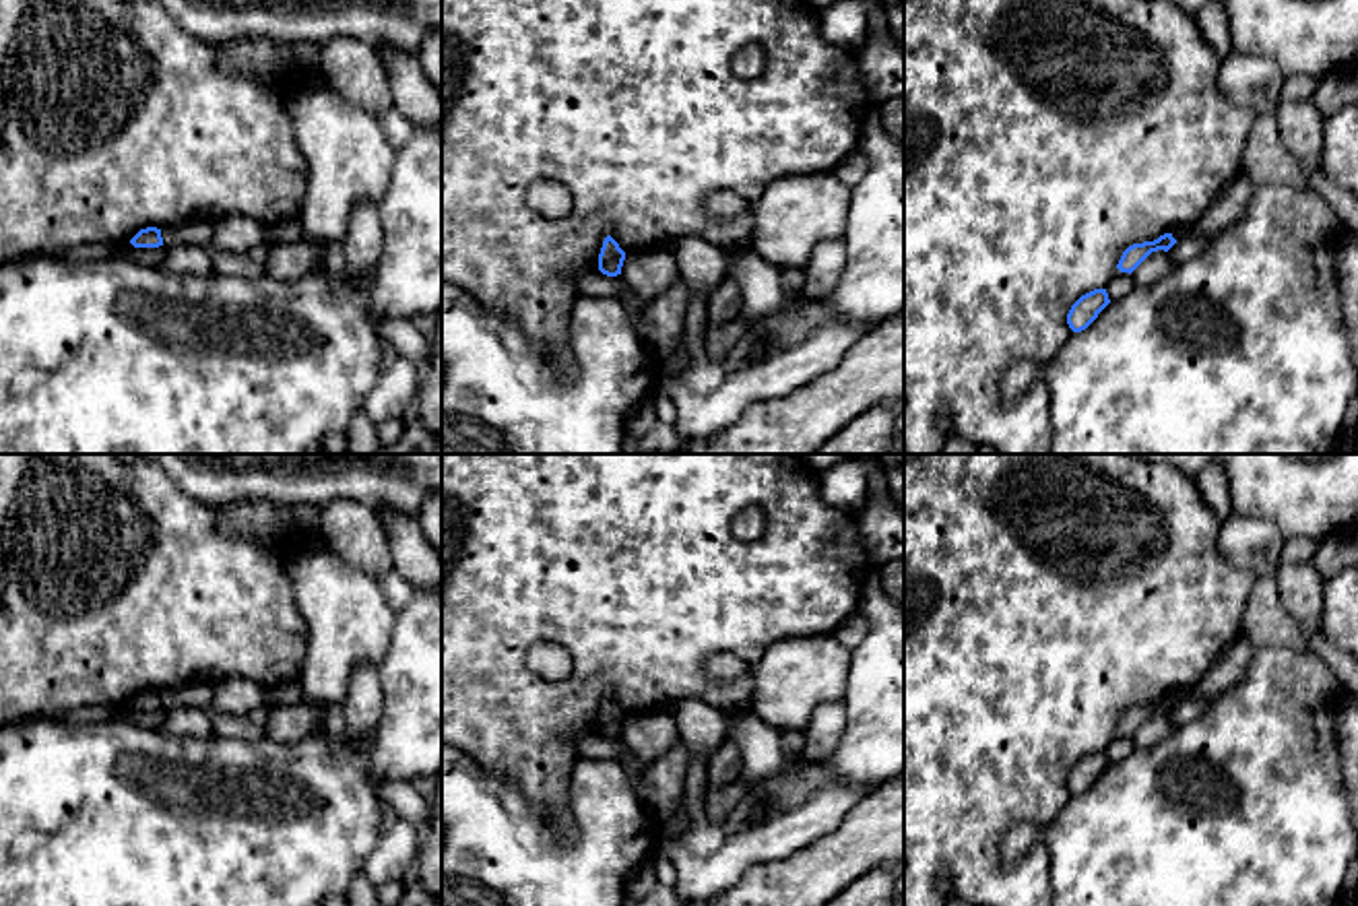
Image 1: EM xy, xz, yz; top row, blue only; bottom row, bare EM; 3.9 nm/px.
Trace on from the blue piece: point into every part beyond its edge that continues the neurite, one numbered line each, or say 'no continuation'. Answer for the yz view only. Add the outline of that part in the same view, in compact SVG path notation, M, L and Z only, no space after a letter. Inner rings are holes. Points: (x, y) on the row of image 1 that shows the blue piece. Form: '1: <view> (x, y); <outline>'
no continuation

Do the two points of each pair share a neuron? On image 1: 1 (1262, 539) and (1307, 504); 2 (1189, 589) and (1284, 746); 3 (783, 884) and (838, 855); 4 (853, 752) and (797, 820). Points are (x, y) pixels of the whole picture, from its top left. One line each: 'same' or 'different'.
1: different
2: different
3: same
4: different

